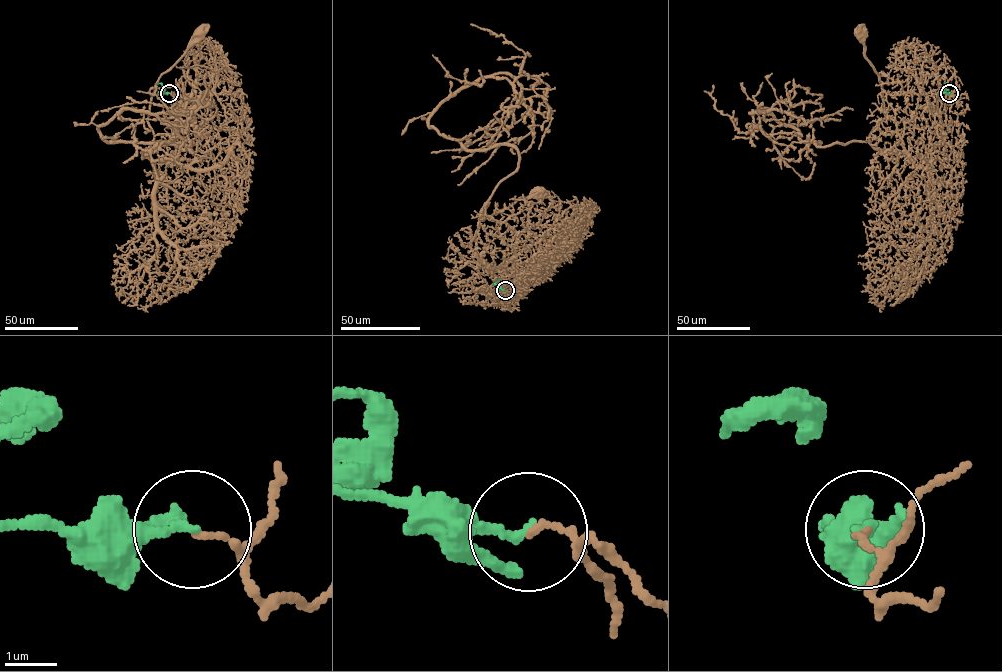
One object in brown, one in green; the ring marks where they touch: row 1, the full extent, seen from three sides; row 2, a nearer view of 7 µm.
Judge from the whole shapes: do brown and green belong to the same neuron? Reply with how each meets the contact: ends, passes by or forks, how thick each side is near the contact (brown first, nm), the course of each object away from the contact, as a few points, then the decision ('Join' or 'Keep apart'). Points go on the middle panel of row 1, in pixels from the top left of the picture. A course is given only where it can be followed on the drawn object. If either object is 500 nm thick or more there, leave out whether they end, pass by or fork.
At the ring brown ends. At the ring green ends. Thickness 100 nm (brown) against 160 nm. Course of brown: (505, 290), (518, 297), (530, 279), (506, 281), (484, 265), (479, 214), (488, 202), (484, 220), (540, 192). Course of green: (505, 290), (492, 285). Keep apart

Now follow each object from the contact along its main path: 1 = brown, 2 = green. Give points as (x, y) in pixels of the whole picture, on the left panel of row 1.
1: (169, 93), (181, 96), (192, 92), (176, 131), (142, 156), (153, 138), (147, 118), (154, 84), (201, 32)
2: (169, 93), (162, 92), (162, 84), (157, 84)

